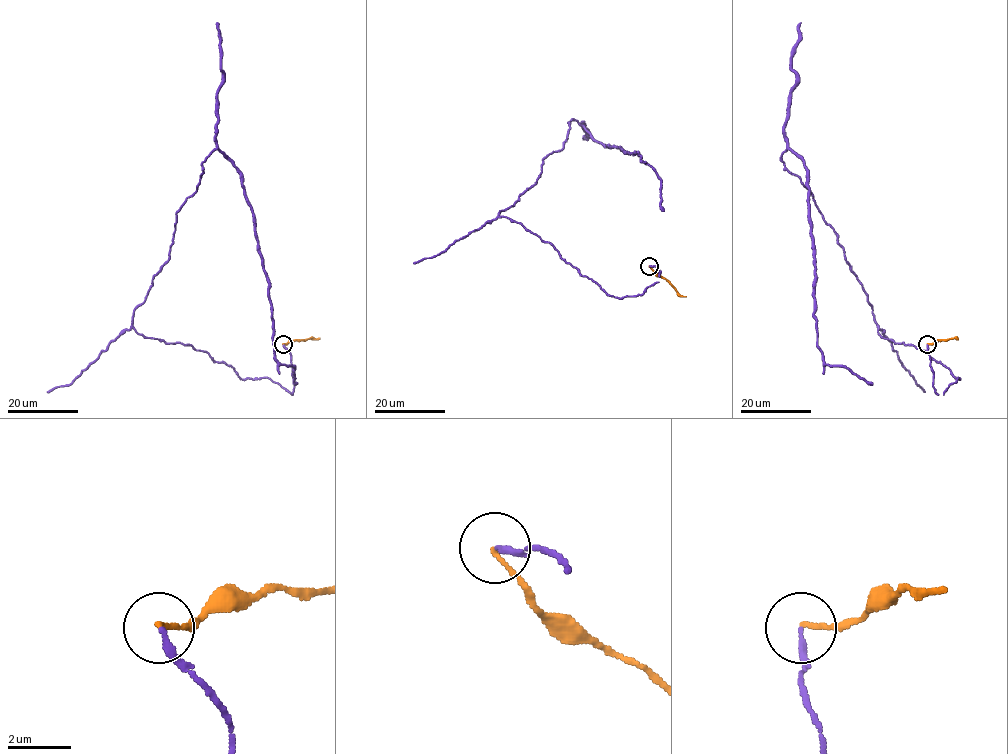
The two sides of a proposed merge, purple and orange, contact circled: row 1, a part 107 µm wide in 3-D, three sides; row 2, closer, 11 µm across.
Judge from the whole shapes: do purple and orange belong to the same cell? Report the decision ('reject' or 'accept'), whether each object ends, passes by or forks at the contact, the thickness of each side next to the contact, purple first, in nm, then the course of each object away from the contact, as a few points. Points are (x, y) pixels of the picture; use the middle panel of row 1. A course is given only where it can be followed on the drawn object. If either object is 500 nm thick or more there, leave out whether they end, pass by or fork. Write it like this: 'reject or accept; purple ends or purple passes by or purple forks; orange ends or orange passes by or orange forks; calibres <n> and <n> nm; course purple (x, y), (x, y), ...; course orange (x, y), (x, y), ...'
reject; purple ends; orange ends; calibres 220 and 130 nm; course purple (649, 266), (658, 282), (609, 296), (498, 215), (575, 119), (640, 154), (663, 210); course orange (649, 266), (685, 297)

